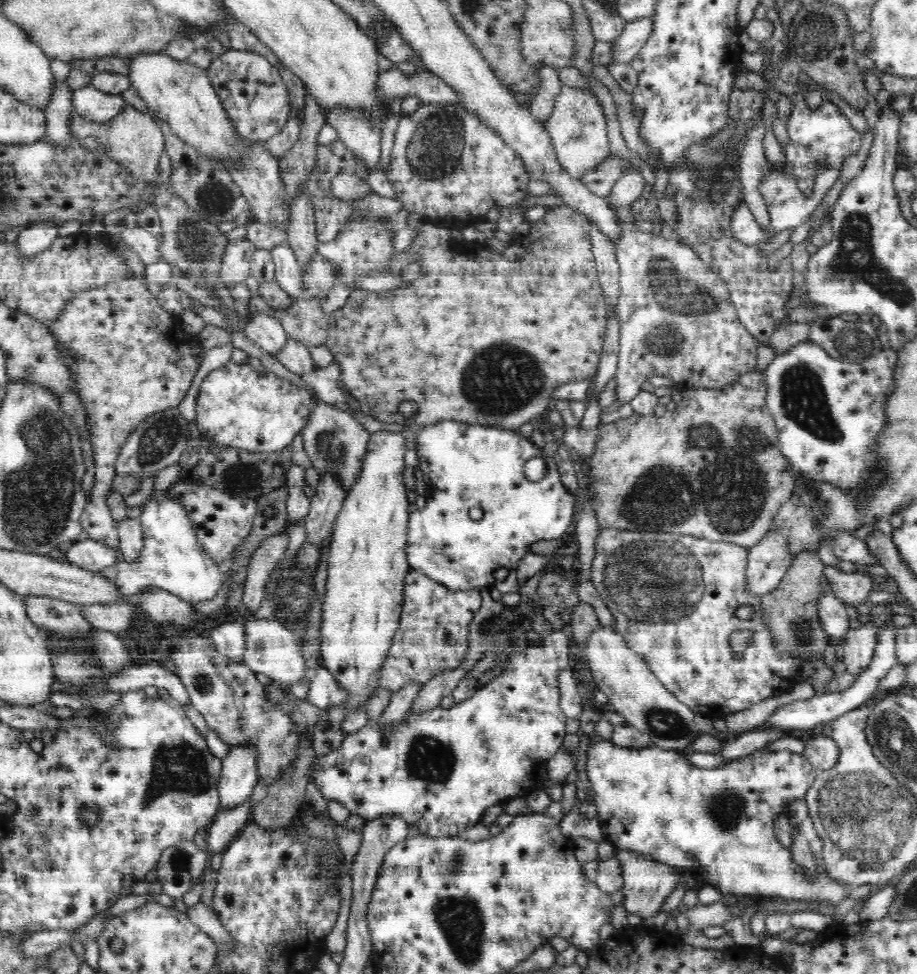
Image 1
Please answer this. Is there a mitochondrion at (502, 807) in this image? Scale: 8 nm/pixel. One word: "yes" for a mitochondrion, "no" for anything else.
no

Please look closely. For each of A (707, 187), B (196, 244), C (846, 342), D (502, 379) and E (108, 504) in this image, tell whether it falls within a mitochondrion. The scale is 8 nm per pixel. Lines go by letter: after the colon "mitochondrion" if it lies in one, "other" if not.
A: mitochondrion
B: mitochondrion
C: mitochondrion
D: mitochondrion
E: other

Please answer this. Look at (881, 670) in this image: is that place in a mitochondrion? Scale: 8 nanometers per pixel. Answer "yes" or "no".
no

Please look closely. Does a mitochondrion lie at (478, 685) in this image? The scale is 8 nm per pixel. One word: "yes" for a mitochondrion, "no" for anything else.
no

